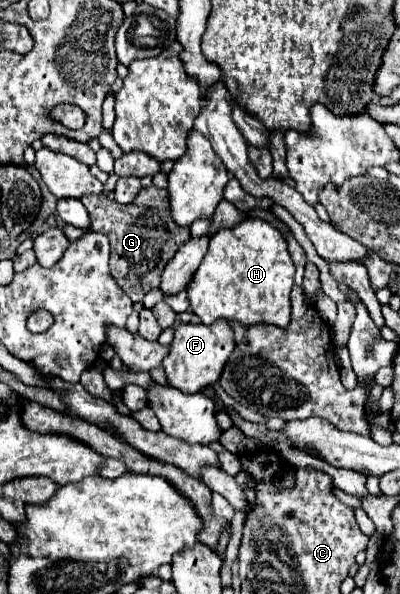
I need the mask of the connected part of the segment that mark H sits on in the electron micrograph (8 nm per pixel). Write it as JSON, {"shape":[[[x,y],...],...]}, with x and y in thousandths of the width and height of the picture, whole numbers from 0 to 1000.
{"shape":[[[623,365],[578,386],[548,386],[528,399],[523,423],[468,480],[473,513],[478,513],[478,524],[513,547],[533,544],[538,537],[568,537],[568,540],[603,540],[618,551],[638,544],[718,551],[728,540],[723,493],[733,483],[733,463],[738,463],[738,446],[723,433],[718,406],[703,396],[703,389],[693,389],[688,382],[678,382],[668,372],[648,365]]]}

